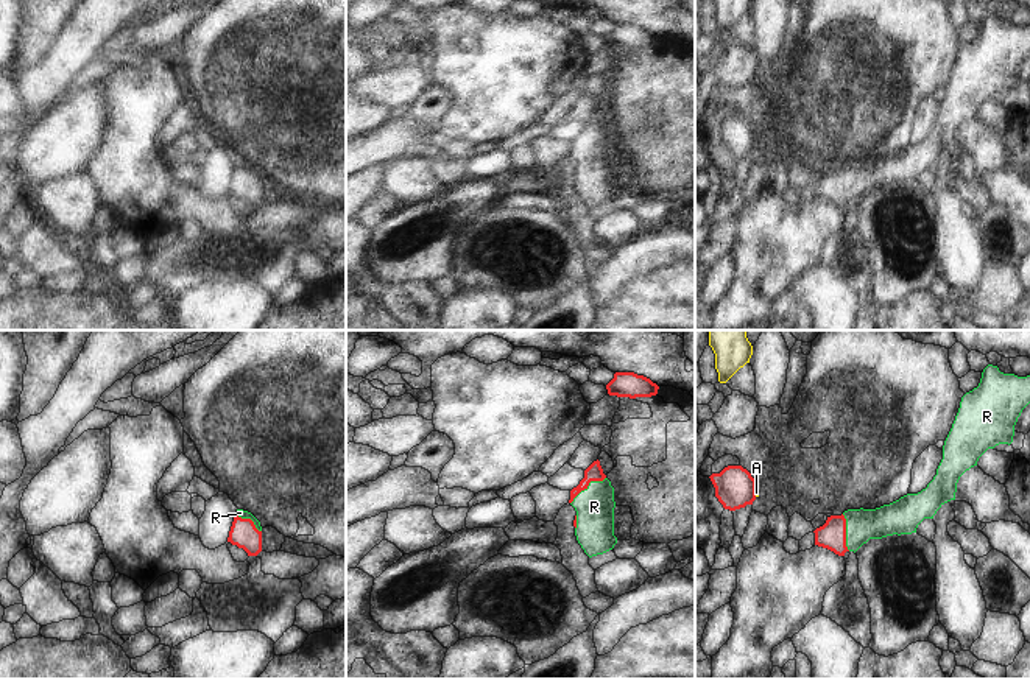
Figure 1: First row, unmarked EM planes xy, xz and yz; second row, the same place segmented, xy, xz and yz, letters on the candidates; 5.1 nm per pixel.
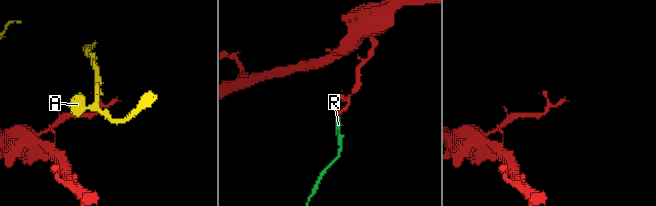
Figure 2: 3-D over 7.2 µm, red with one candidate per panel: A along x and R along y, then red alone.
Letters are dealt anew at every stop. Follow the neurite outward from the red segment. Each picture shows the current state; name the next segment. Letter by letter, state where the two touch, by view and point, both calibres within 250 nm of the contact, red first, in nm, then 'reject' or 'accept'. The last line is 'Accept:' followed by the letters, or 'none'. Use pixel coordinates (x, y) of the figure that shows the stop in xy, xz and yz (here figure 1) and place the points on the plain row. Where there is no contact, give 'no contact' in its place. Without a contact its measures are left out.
A: meets red in yz at (754, 145); 200 nm thick on the red side, 20 nm on the other; reject
R: meets red in xz at (586, 137); 90 nm thick on the red side, 200 nm on the other; accept
Accept: R

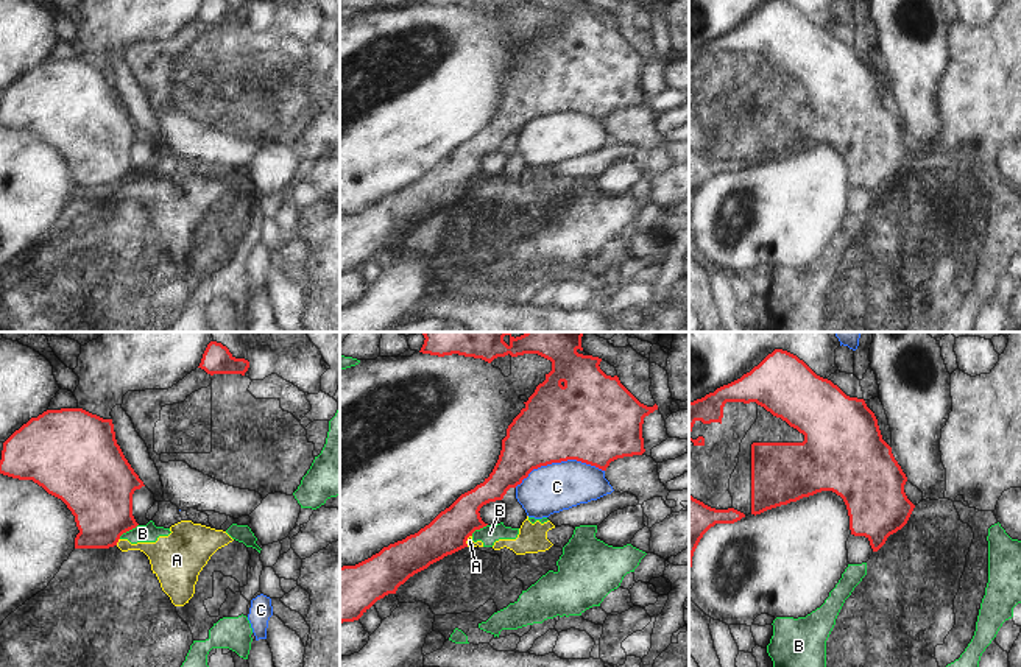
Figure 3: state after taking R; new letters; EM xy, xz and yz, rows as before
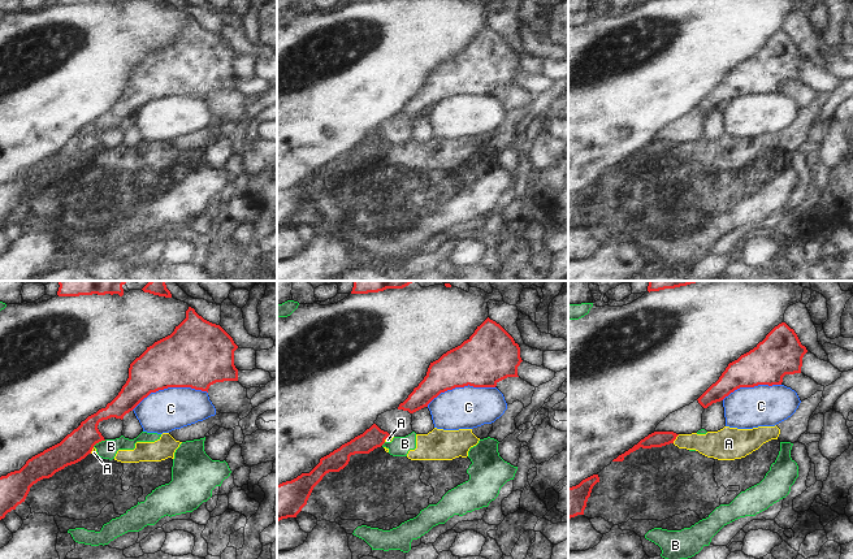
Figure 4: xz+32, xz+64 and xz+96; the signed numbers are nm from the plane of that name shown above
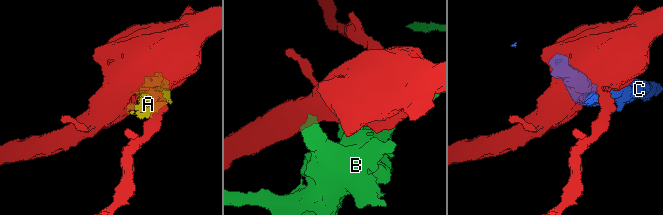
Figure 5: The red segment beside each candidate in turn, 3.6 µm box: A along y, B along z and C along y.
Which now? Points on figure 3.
A: meets red in xy at (117, 192); 340 nm thick on the red side, 160 nm on the other; reject
B: meets red in xy at (128, 181); 340 nm thick on the red side, 100 nm on the other; reject
C: meets red in xz at (558, 112); 420 nm thick on the red side, 240 nm on the other; reject
Accept: none

